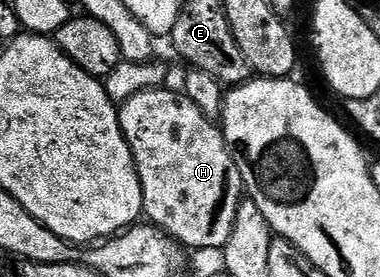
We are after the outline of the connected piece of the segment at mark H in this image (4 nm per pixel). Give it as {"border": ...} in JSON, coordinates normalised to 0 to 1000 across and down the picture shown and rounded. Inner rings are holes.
{"border":[[[442,318],[374,321],[347,343],[345,354],[337,354],[337,361],[318,368],[311,401],[321,484],[329,487],[337,531],[347,545],[347,574],[353,578],[353,599],[368,646],[368,675],[374,679],[374,762],[382,794],[392,809],[411,816],[413,827],[424,827],[429,841],[439,841],[455,870],[468,874],[471,884],[487,892],[492,903],[566,899],[566,906],[582,906],[595,895],[600,848],[611,848],[611,805],[621,805],[626,736],[642,722],[632,617],[621,617],[621,588],[611,574],[605,534],[595,527],[592,502],[584,498],[582,462],[566,440],[547,433],[526,401],[526,386],[516,386],[516,372],[505,372],[505,357],[489,350],[487,332],[468,329],[468,336],[455,336]]]}

